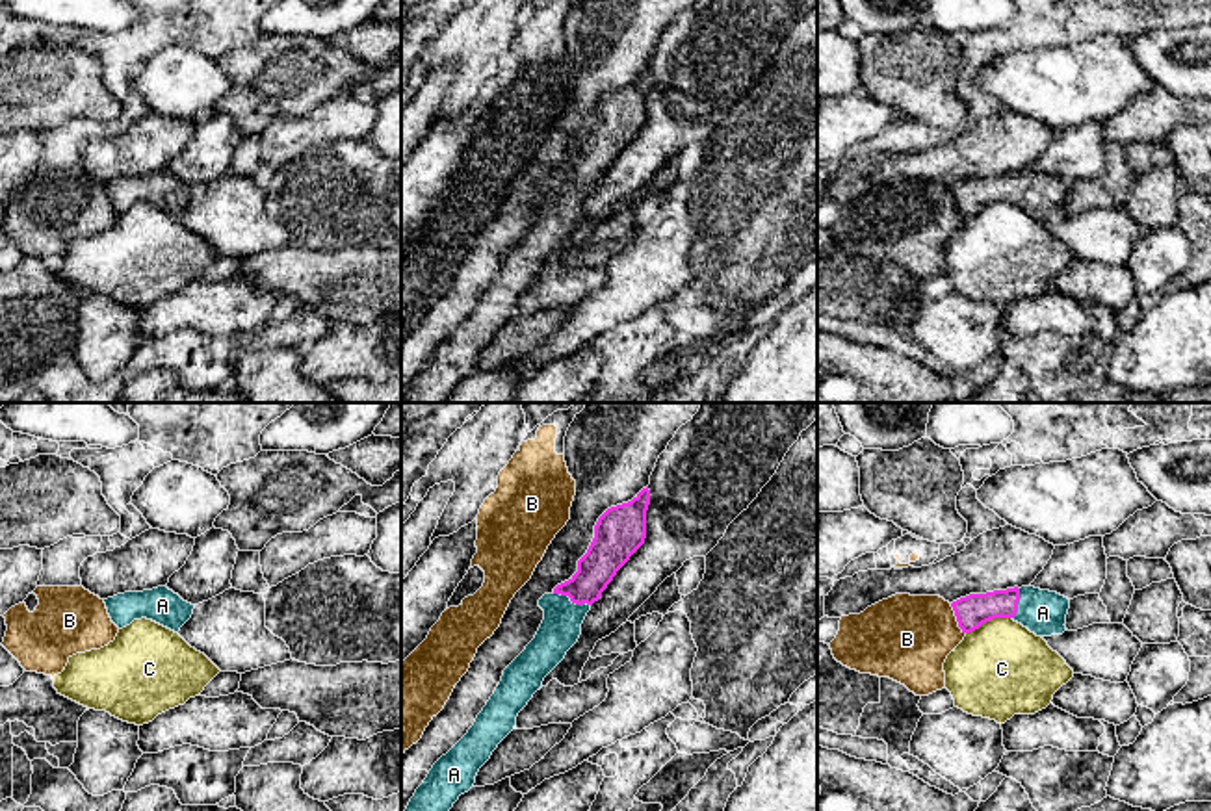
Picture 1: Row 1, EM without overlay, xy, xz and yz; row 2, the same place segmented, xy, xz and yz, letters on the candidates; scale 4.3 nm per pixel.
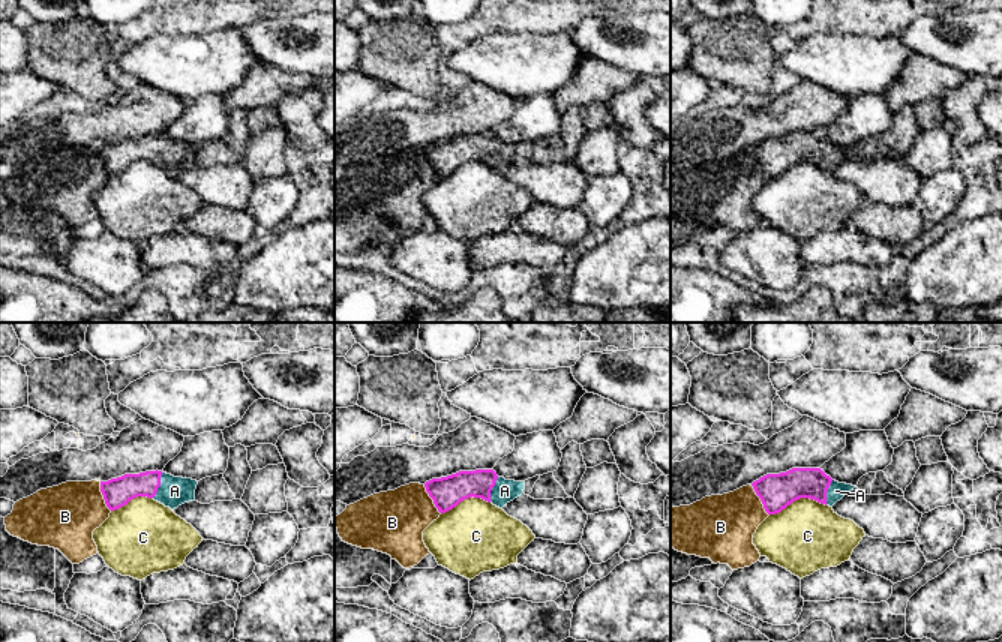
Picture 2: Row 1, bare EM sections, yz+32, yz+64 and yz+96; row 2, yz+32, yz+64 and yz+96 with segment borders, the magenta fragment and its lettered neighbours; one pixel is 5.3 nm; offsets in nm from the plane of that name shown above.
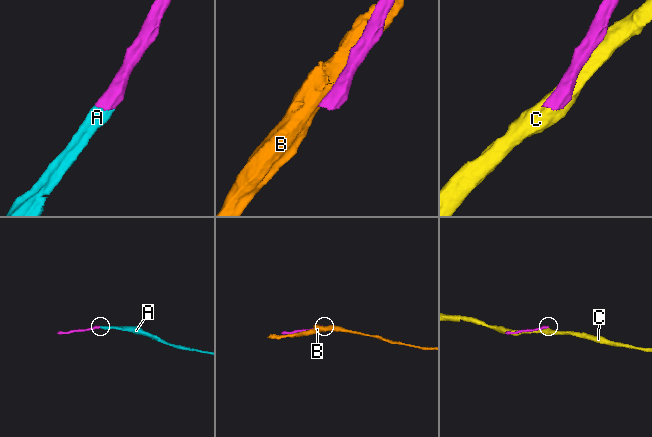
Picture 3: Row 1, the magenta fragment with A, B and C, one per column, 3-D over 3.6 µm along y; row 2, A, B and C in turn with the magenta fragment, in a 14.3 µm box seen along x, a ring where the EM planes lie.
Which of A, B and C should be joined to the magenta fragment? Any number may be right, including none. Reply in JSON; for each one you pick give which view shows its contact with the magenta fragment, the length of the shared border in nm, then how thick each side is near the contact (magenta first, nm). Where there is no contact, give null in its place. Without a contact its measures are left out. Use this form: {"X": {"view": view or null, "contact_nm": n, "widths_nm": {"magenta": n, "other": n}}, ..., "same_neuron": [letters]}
{"A": {"view": "xz", "contact_nm": 170, "widths_nm": {"magenta": 170, "other": 170}}, "same_neuron": ["A"]}

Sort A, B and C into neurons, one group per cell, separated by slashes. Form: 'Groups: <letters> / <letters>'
Groups: A / B / C

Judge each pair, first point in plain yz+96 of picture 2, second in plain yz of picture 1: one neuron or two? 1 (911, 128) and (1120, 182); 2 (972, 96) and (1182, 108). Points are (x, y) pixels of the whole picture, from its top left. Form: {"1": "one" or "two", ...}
{"1": "one", "2": "two"}

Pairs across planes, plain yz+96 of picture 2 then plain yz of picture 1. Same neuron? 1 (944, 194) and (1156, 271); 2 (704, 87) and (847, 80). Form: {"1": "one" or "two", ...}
{"1": "one", "2": "two"}

